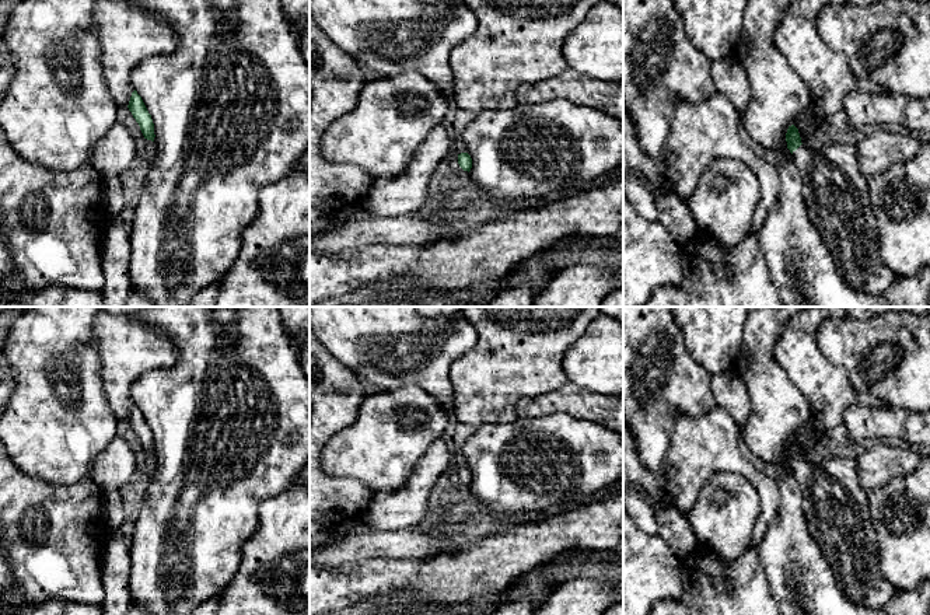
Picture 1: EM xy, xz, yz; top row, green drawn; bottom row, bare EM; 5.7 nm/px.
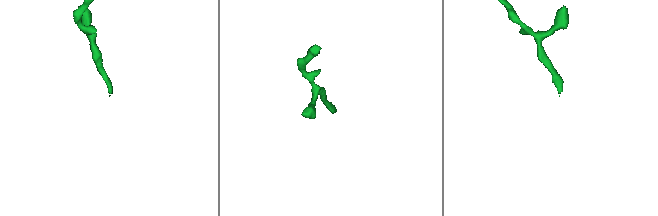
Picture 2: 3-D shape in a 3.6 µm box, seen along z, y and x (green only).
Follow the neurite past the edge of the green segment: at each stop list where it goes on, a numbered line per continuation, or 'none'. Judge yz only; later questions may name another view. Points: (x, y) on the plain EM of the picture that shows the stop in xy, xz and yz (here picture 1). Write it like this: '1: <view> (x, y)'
1: yz (836, 507)

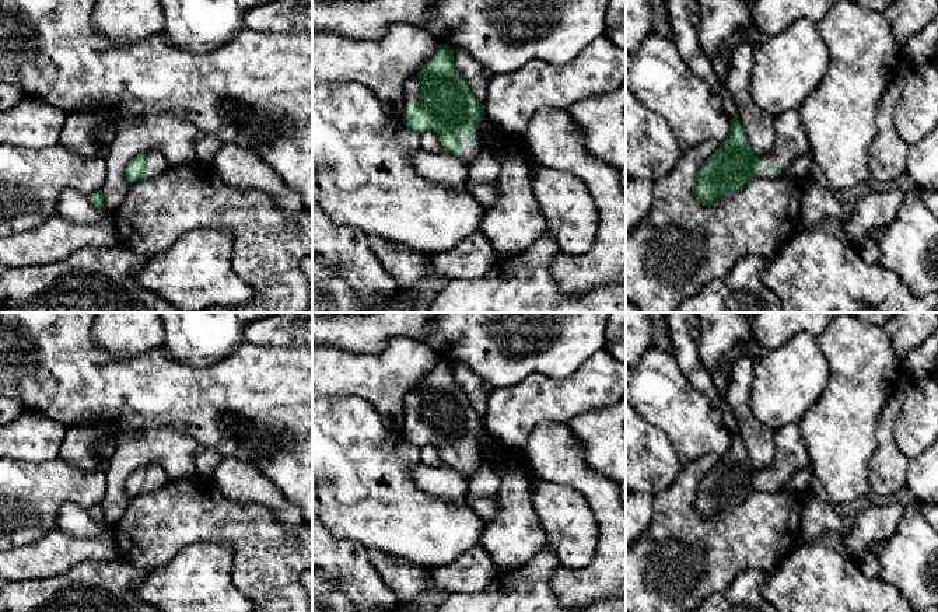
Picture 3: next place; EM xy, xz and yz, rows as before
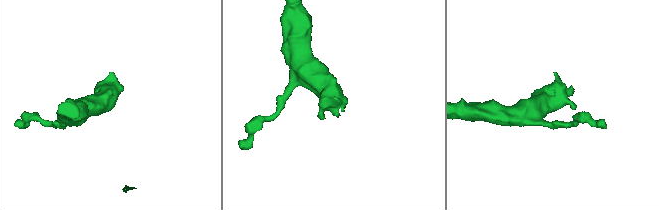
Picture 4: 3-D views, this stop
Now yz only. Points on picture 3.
1: yz (791, 455)

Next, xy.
1: xy (157, 476)

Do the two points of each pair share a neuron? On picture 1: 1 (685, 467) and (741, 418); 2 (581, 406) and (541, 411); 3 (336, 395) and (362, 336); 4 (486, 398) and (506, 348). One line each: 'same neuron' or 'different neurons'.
1: different neurons
2: same neuron
3: different neurons
4: same neuron

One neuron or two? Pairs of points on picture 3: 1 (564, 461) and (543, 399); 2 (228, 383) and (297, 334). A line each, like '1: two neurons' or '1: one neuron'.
1: two neurons
2: two neurons

